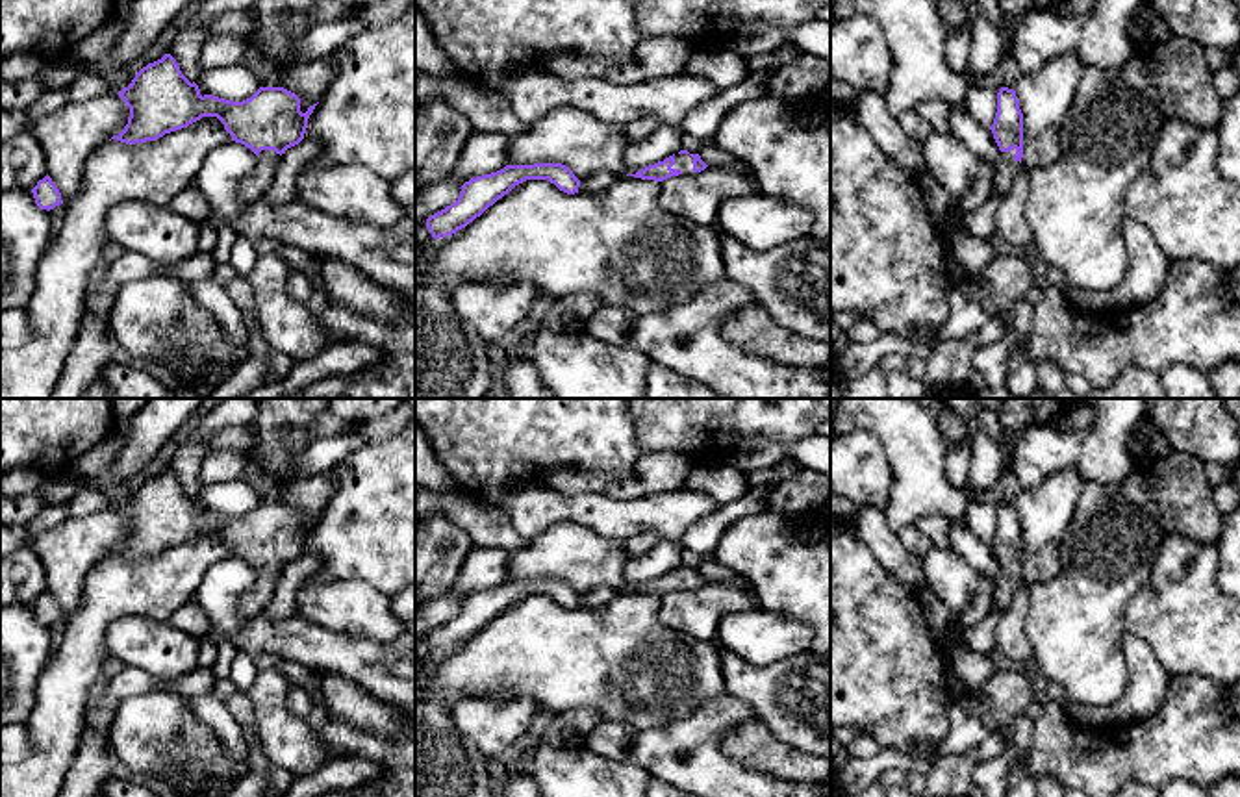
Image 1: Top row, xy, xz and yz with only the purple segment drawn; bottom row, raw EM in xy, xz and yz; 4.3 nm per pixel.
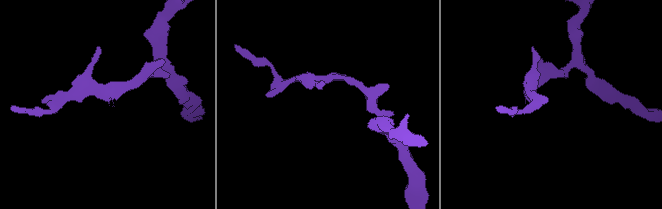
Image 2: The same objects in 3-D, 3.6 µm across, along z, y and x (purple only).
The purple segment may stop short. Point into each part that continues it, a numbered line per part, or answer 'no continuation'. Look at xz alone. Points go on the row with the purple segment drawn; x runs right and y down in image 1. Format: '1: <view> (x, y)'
1: xz (684, 162)

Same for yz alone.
1: yz (1005, 173)

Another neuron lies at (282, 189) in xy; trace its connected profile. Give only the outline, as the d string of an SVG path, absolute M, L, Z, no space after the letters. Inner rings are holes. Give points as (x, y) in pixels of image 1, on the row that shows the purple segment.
M302 139L298 145L287 148L280 158L269 189L263 193L263 200L272 206L284 206L298 200L298 174L317 156L317 152L319 143L315 139Z

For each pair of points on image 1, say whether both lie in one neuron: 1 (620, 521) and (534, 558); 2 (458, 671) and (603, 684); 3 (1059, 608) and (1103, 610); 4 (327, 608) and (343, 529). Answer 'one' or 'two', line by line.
1: two
2: one
3: one
4: two

